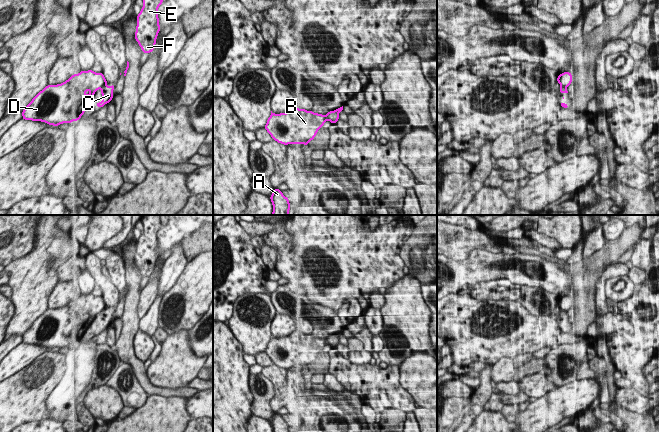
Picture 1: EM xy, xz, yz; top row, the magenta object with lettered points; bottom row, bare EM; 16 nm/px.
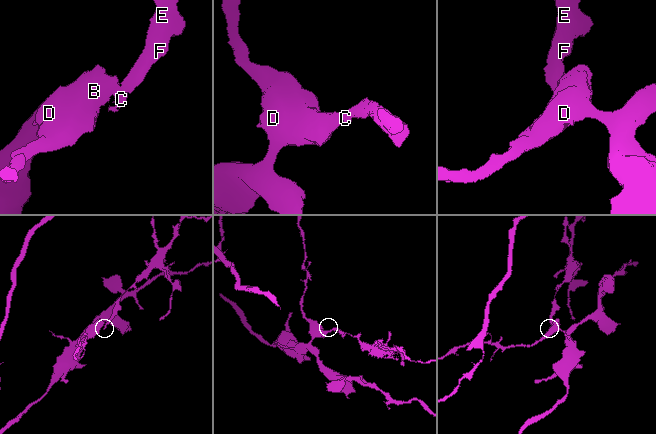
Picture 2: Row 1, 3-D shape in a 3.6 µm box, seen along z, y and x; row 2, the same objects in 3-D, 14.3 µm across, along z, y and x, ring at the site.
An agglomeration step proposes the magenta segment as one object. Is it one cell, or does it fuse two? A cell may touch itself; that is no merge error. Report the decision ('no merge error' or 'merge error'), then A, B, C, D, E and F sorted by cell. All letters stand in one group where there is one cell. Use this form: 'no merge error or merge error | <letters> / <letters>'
merge error | A B D / C E F

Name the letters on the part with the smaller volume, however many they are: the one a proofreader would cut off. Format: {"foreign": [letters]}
{"foreign": ["C", "E", "F"]}

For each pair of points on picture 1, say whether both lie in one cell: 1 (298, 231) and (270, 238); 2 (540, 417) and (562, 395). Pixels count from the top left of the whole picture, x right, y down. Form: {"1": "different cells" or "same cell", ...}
{"1": "different cells", "2": "same cell"}

